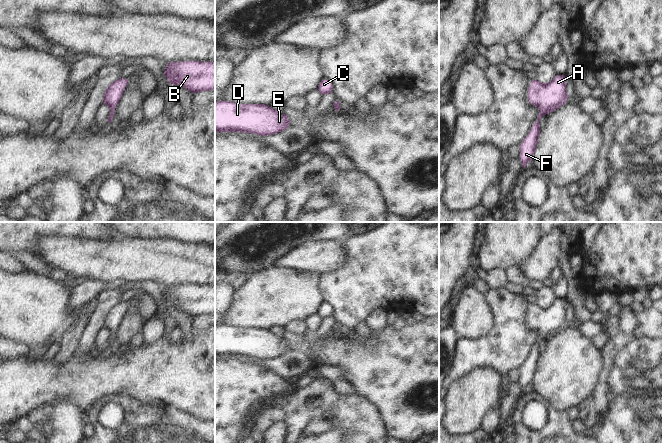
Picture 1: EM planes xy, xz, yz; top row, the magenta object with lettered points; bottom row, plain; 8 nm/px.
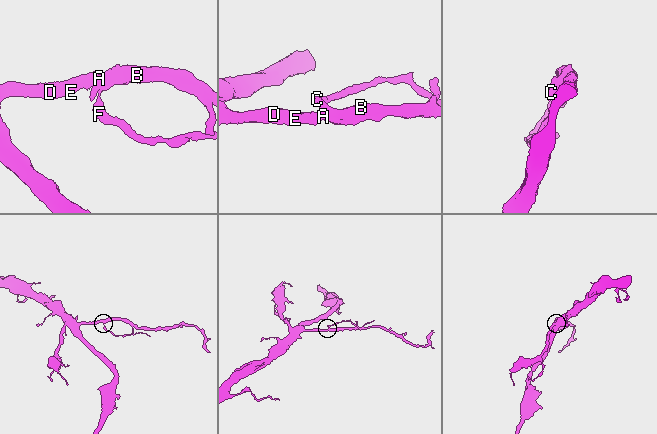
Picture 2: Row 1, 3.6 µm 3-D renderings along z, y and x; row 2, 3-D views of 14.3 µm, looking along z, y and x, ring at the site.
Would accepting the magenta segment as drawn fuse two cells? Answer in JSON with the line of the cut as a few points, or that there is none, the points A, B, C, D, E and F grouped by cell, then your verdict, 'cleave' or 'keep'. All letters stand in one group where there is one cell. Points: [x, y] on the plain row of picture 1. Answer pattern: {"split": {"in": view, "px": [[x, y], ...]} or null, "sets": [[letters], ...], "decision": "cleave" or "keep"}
{"split": null, "sets": [["A", "B", "C", "D", "E", "F"]], "decision": "keep"}

